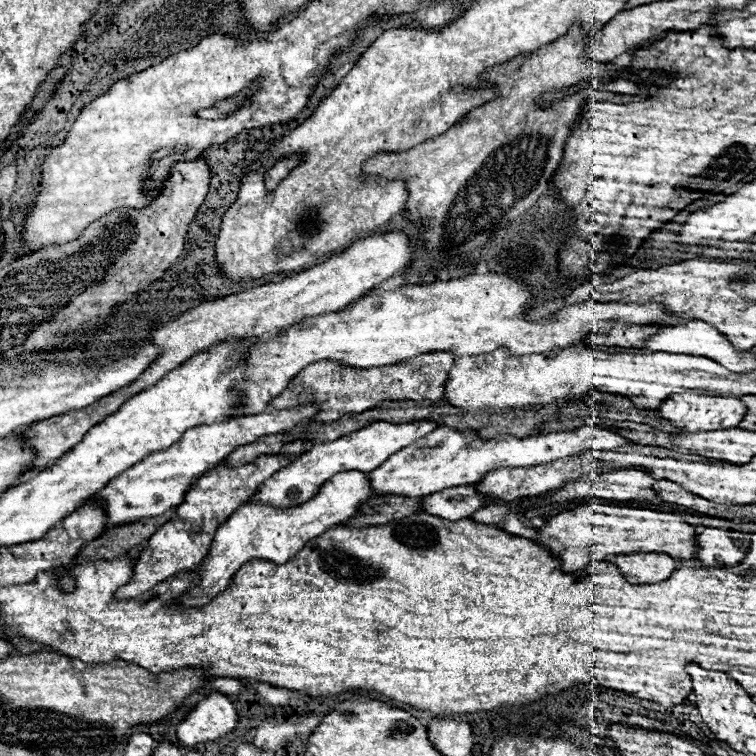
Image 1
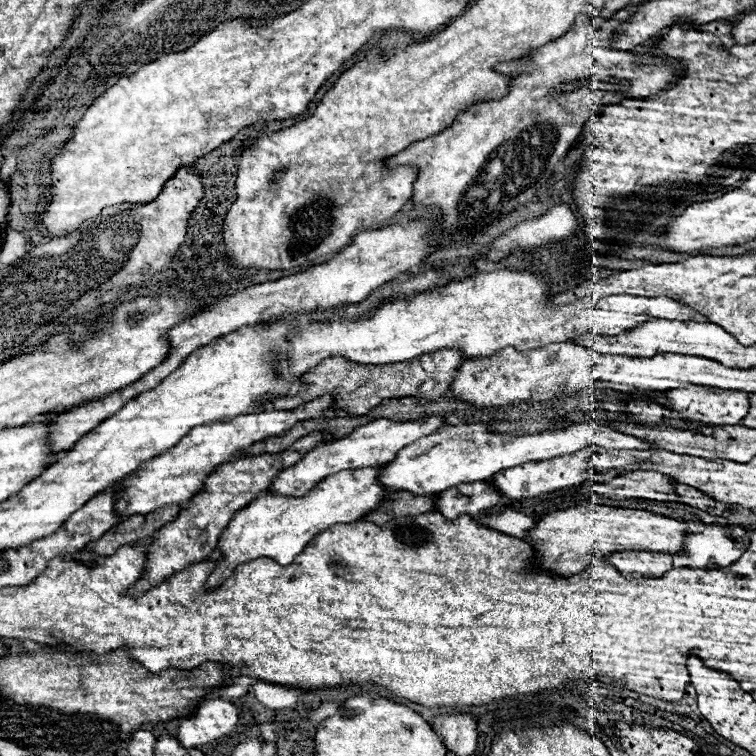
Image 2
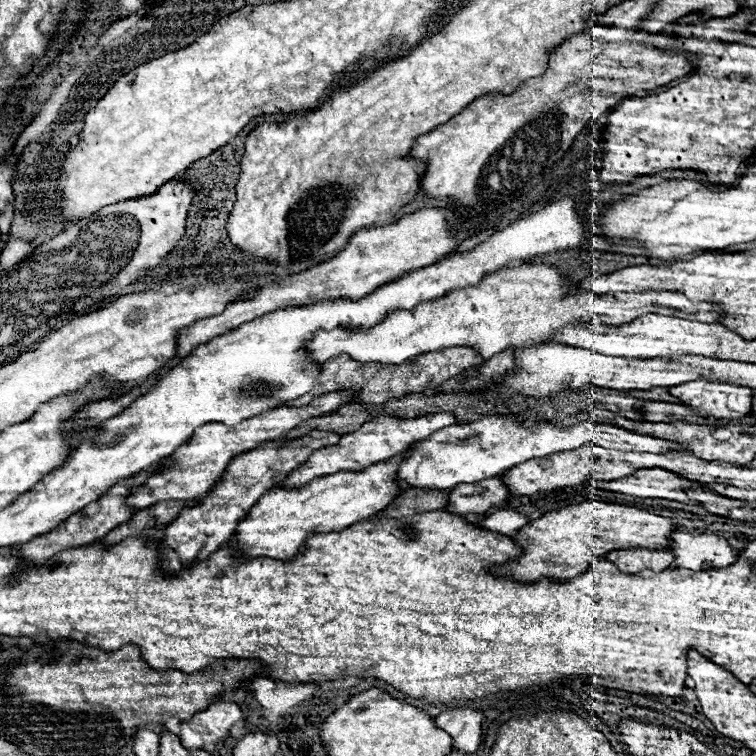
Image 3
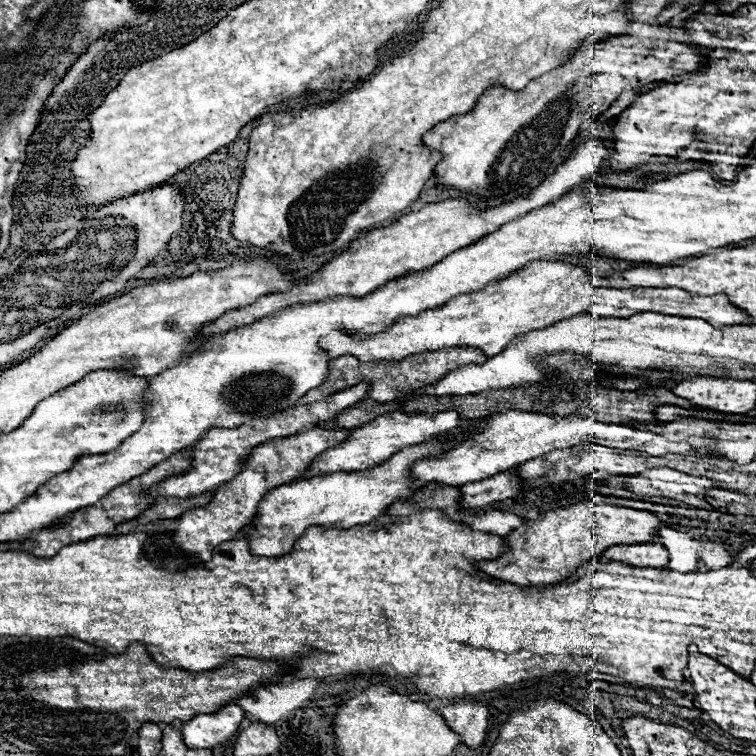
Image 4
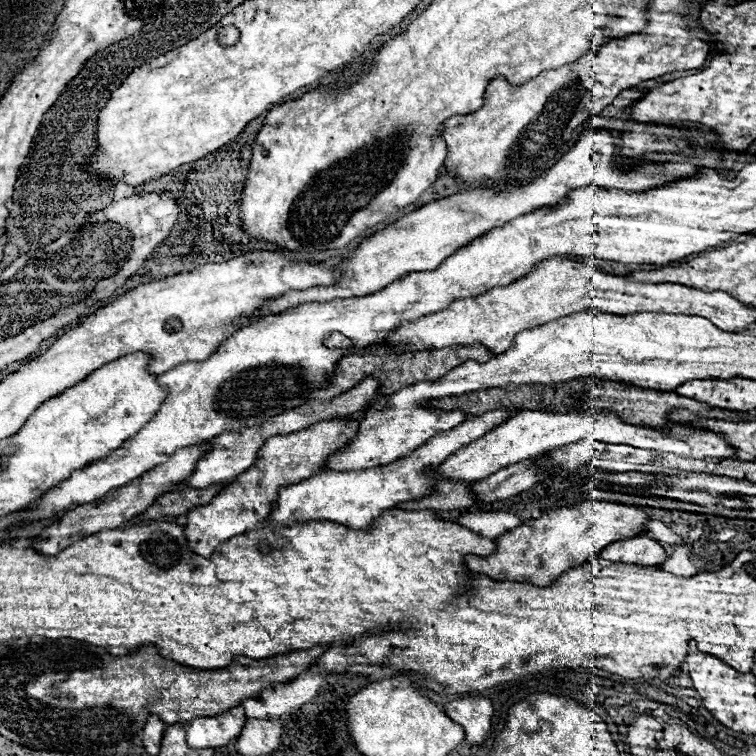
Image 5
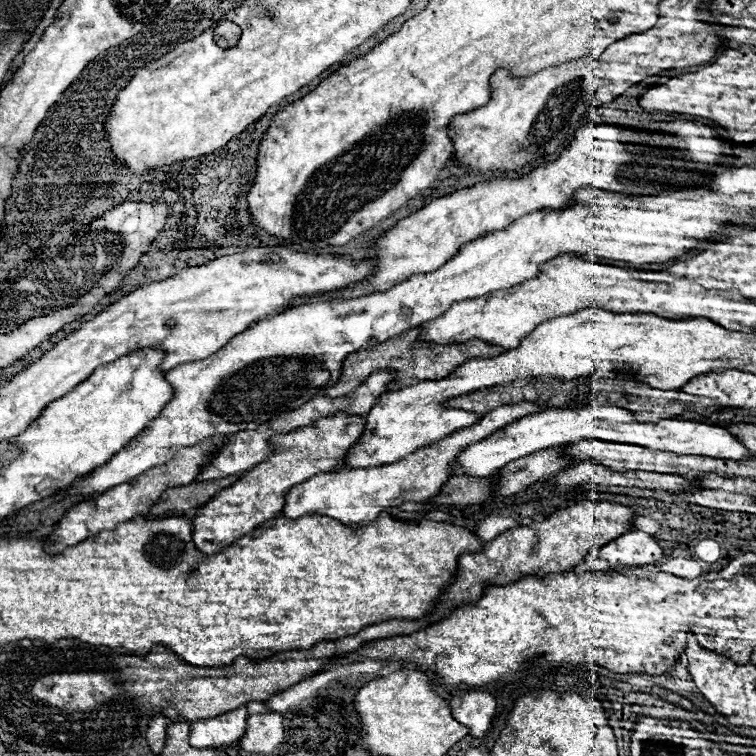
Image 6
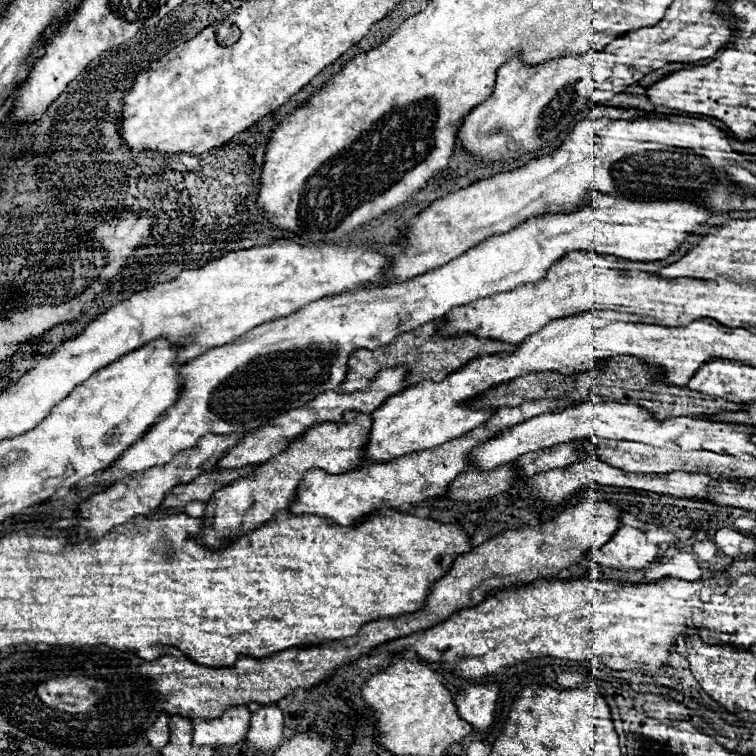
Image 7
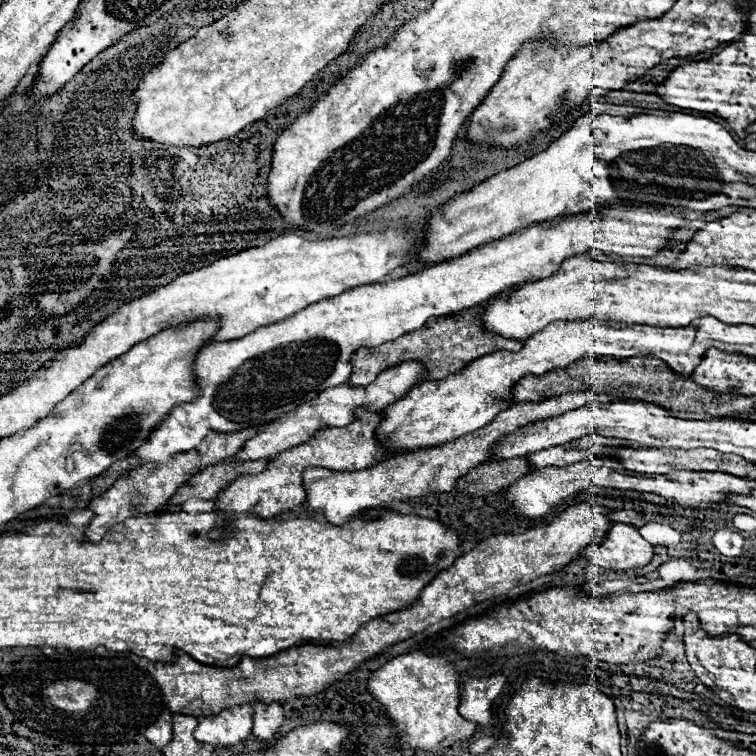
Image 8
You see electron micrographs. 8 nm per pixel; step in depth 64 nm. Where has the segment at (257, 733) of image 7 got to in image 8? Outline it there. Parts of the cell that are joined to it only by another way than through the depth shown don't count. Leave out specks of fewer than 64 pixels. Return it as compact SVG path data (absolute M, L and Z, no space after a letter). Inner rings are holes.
M254 702L254 726L252 734L266 744L274 744L274 736L278 734L284 720L284 710L278 702L272 704L258 704Z

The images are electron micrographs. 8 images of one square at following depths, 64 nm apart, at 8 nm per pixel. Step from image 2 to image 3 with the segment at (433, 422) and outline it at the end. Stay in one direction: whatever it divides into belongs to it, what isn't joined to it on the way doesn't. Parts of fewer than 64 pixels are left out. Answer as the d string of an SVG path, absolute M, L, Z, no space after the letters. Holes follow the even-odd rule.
M428 414L428 416L420 416L420 418L394 418L394 416L378 416L372 422L362 424L358 430L346 434L340 438L338 444L330 446L330 448L320 448L318 452L312 452L310 460L306 460L306 464L302 464L302 468L296 468L294 472L290 472L290 476L278 484L278 488L304 488L308 482L334 474L334 472L342 472L342 470L364 470L372 464L378 462L386 462L392 456L404 452L406 448L410 448L414 442L428 438L432 432L442 430L446 426L454 424L452 414Z

